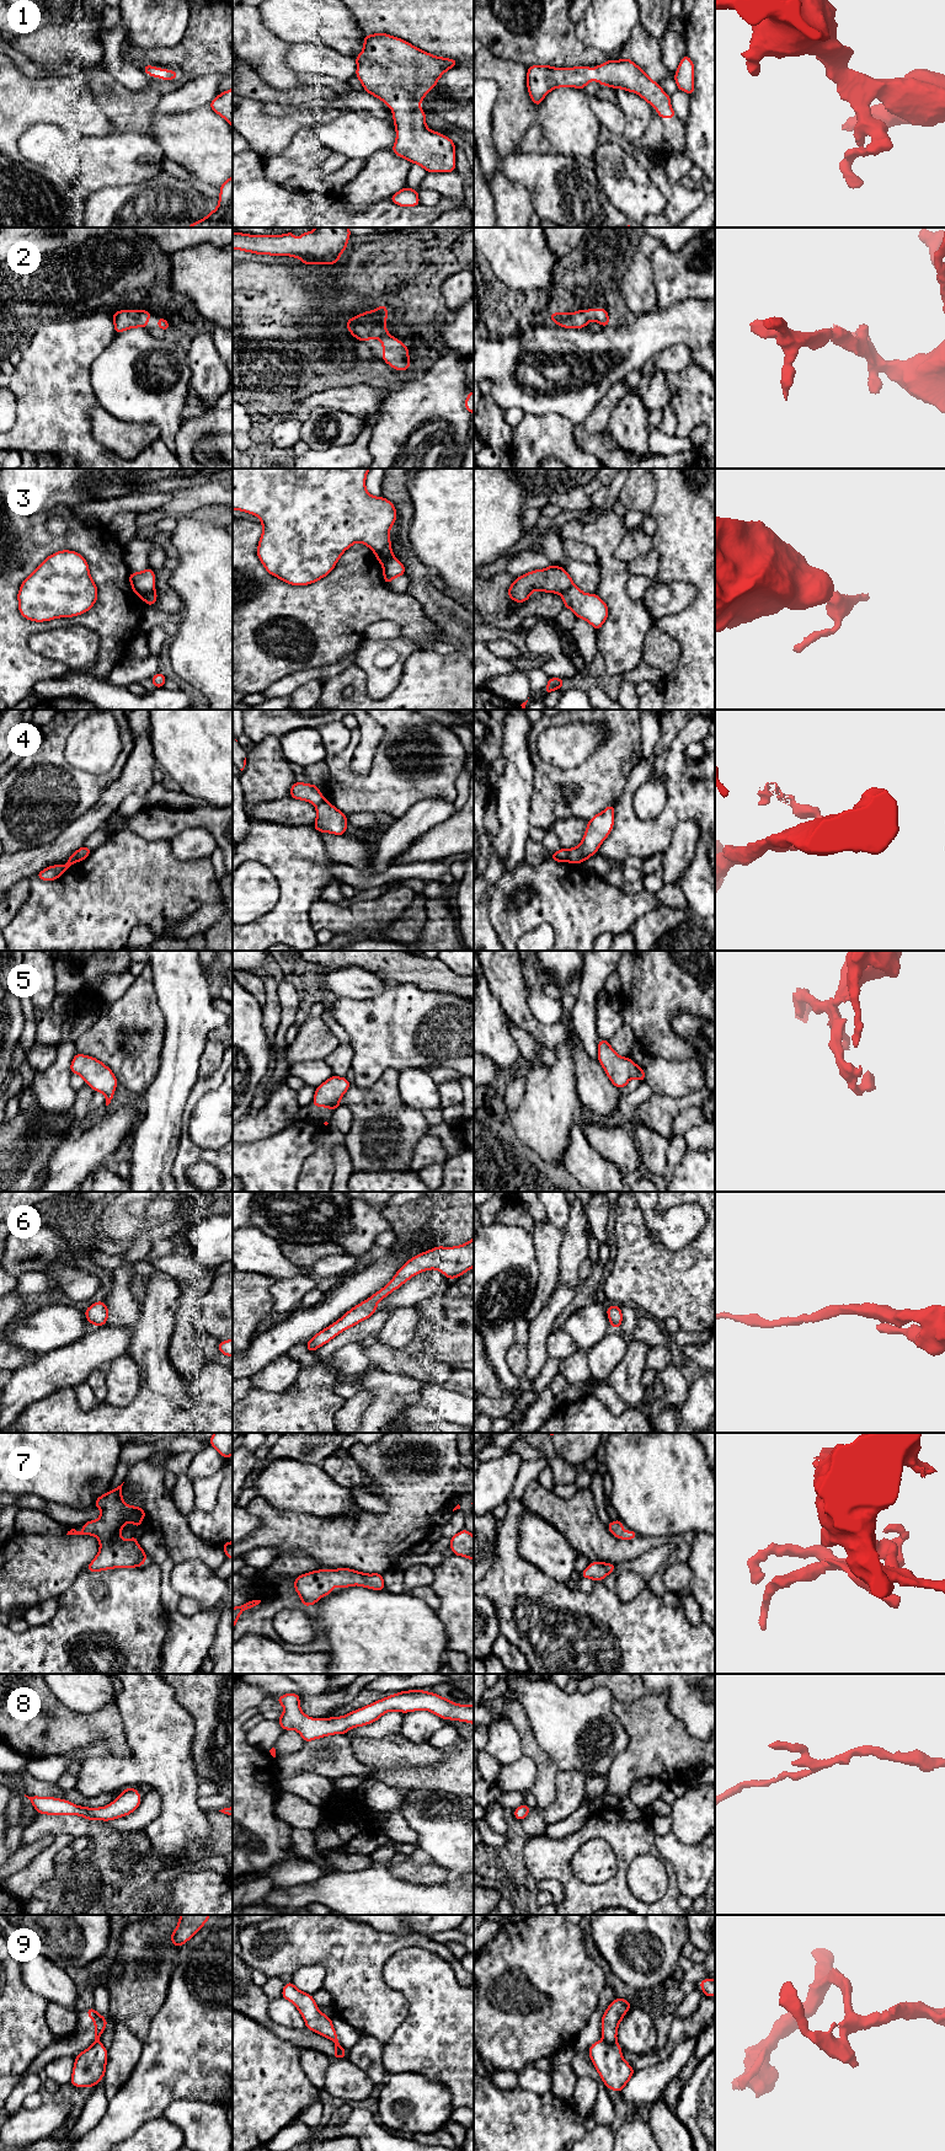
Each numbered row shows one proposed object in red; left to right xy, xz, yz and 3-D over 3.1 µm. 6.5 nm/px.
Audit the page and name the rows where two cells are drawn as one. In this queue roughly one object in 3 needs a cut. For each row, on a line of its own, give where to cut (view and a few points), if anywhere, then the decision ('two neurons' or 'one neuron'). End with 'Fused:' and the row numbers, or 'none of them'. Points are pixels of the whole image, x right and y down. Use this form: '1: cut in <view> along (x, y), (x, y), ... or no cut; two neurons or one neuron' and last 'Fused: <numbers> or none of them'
1: no cut; one neuron
2: no cut; one neuron
3: cut in yz along (572, 583), (561, 595); two neurons
4: cut in yz along (567, 850), (569, 861); two neurons
5: no cut; one neuron
6: no cut; one neuron
7: no cut; one neuron
8: no cut; one neuron
9: cut in yz along (603, 2039), (610, 2044), (617, 2044); two neurons
Fused: 3, 4, 9

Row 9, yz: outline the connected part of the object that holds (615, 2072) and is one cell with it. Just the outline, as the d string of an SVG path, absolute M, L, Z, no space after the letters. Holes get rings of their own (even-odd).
M604 2040L589 2046L589 2058L607 2088L621 2092L635 2070L621 2055L619 2044L608 2044Z

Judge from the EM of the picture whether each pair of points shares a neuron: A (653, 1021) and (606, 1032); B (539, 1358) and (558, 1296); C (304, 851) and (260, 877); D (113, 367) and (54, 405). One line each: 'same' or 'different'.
A: different
B: same
C: different
D: different

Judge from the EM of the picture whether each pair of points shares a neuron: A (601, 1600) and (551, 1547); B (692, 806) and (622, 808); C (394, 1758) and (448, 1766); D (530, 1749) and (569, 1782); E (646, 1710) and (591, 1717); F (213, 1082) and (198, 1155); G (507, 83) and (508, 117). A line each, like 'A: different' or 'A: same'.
A: different
B: same
C: different
D: different
E: different
F: same
G: same

